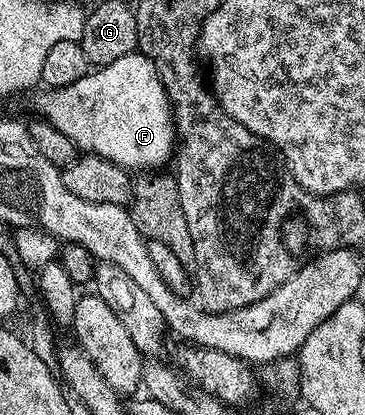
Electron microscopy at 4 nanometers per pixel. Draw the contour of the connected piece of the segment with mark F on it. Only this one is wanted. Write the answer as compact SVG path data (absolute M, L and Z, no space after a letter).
M138 51L125 55L121 59L113 59L113 63L98 66L94 71L89 71L81 79L77 79L77 83L69 83L65 87L57 87L56 89L48 88L47 93L43 93L35 101L35 109L40 118L49 123L53 123L53 127L57 127L57 131L61 131L65 135L69 135L69 139L73 139L76 150L82 151L84 154L91 154L101 159L109 159L114 165L121 165L128 171L141 171L144 169L162 170L163 165L172 160L173 154L177 148L177 134L174 128L173 114L171 111L170 101L167 98L161 79L157 75L157 67L143 53Z

